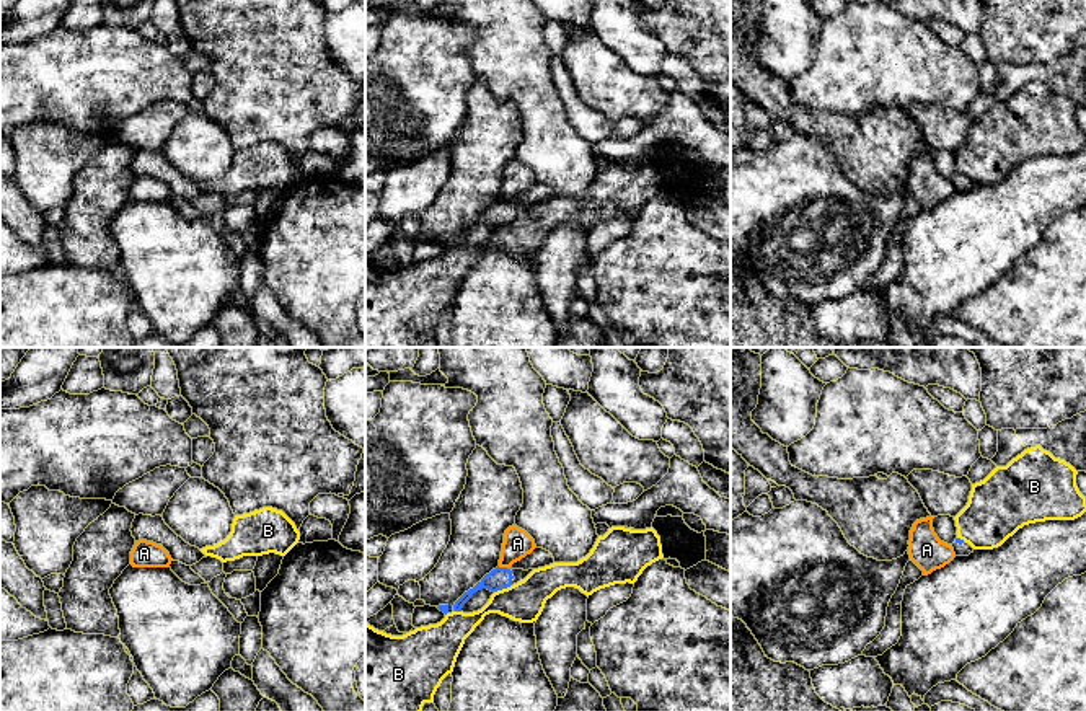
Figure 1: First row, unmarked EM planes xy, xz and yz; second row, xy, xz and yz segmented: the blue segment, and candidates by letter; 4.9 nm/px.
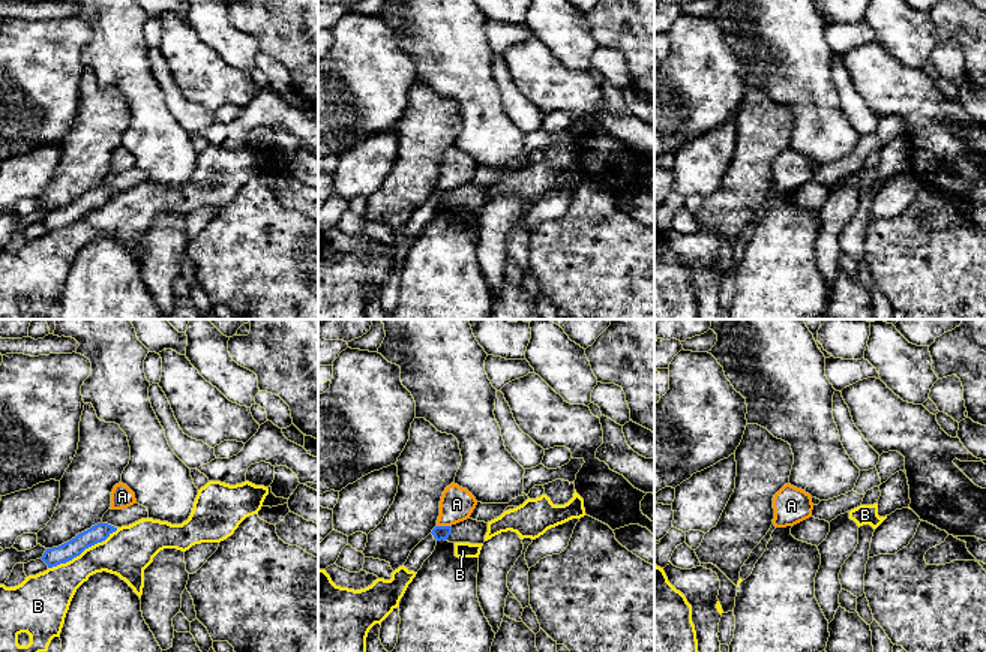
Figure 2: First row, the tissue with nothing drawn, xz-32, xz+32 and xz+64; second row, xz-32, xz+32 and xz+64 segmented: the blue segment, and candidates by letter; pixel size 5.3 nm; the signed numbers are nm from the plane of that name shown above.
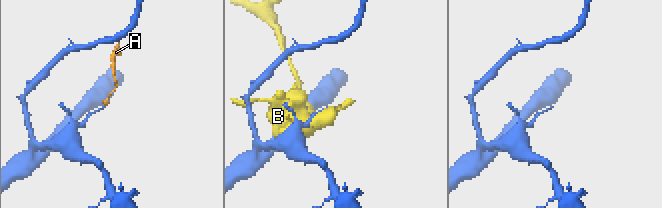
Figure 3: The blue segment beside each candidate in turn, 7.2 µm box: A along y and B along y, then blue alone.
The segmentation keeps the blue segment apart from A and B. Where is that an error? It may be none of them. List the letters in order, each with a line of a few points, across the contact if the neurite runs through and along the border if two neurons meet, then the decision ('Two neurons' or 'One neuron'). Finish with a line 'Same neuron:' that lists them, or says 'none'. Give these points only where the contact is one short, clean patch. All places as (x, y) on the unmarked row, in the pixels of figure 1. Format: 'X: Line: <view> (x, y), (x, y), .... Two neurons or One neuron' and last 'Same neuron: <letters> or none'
A: Line: xz (498, 201), (506, 203). Two neurons
B: Two neurons
Same neuron: none

